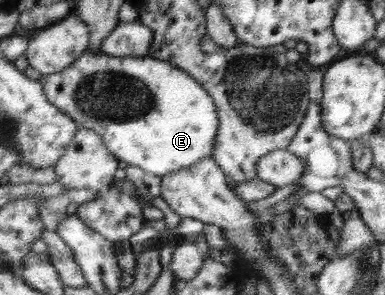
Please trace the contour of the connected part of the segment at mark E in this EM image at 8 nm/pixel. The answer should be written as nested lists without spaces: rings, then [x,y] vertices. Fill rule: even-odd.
[[[84,52],[69,67],[38,79],[47,99],[79,127],[95,130],[113,155],[158,176],[169,175],[211,157],[219,119],[213,98],[186,71],[151,57],[112,57]]]

